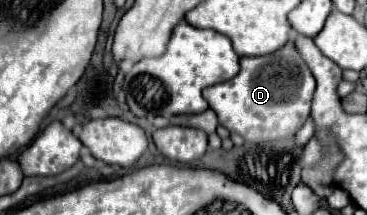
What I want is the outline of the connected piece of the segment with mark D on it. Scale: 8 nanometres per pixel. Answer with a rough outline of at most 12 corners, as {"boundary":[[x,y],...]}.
{"boundary":[[293,41],[203,91],[249,143],[293,137],[315,77]]}

